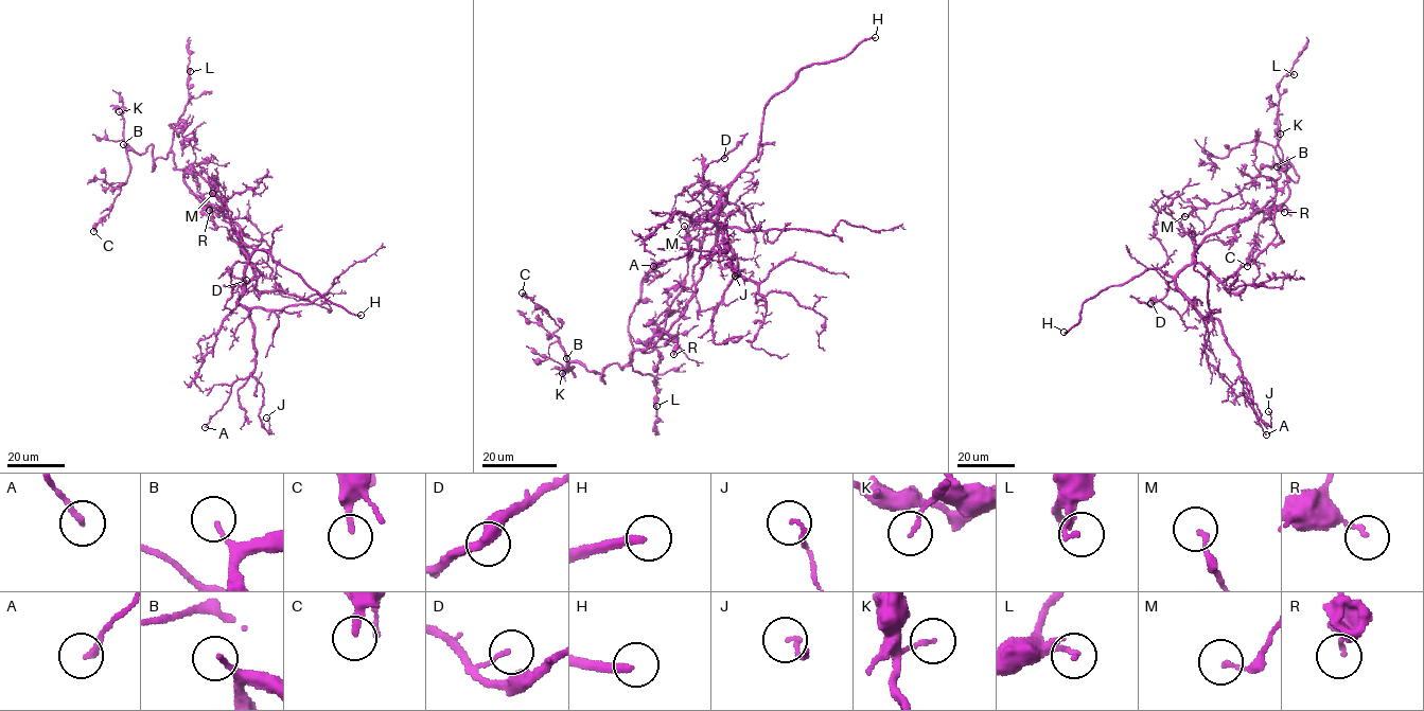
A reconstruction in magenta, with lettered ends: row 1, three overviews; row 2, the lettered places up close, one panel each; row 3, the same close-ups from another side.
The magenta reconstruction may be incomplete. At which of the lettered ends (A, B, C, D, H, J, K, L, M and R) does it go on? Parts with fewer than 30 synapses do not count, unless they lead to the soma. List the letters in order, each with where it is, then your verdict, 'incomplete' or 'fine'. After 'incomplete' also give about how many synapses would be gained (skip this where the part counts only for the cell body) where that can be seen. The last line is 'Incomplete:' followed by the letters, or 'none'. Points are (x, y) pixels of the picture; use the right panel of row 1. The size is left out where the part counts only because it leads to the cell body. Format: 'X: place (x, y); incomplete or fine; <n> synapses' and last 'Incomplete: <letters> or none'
A: place (1266, 434); fine
B: place (1277, 166); incomplete; 35 synapses
C: place (1247, 266); fine
D: place (1150, 303); fine
H: place (1064, 332); incomplete
J: place (1268, 411); fine
K: place (1280, 134); fine
L: place (1294, 74); fine
M: place (1184, 216); fine
R: place (1284, 212); fine
Incomplete: B, H

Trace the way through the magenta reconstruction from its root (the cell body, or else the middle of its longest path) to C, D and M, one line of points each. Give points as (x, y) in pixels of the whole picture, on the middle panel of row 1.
C: (689, 302), (630, 365), (605, 368), (604, 384), (569, 367), (559, 326), (522, 292)
D: (689, 302), (715, 243), (716, 220), (725, 201), (721, 190), (706, 183), (703, 171), (709, 163), (724, 158)
M: (689, 302), (645, 352), (653, 348), (655, 322), (687, 273), (690, 245), (684, 226)

